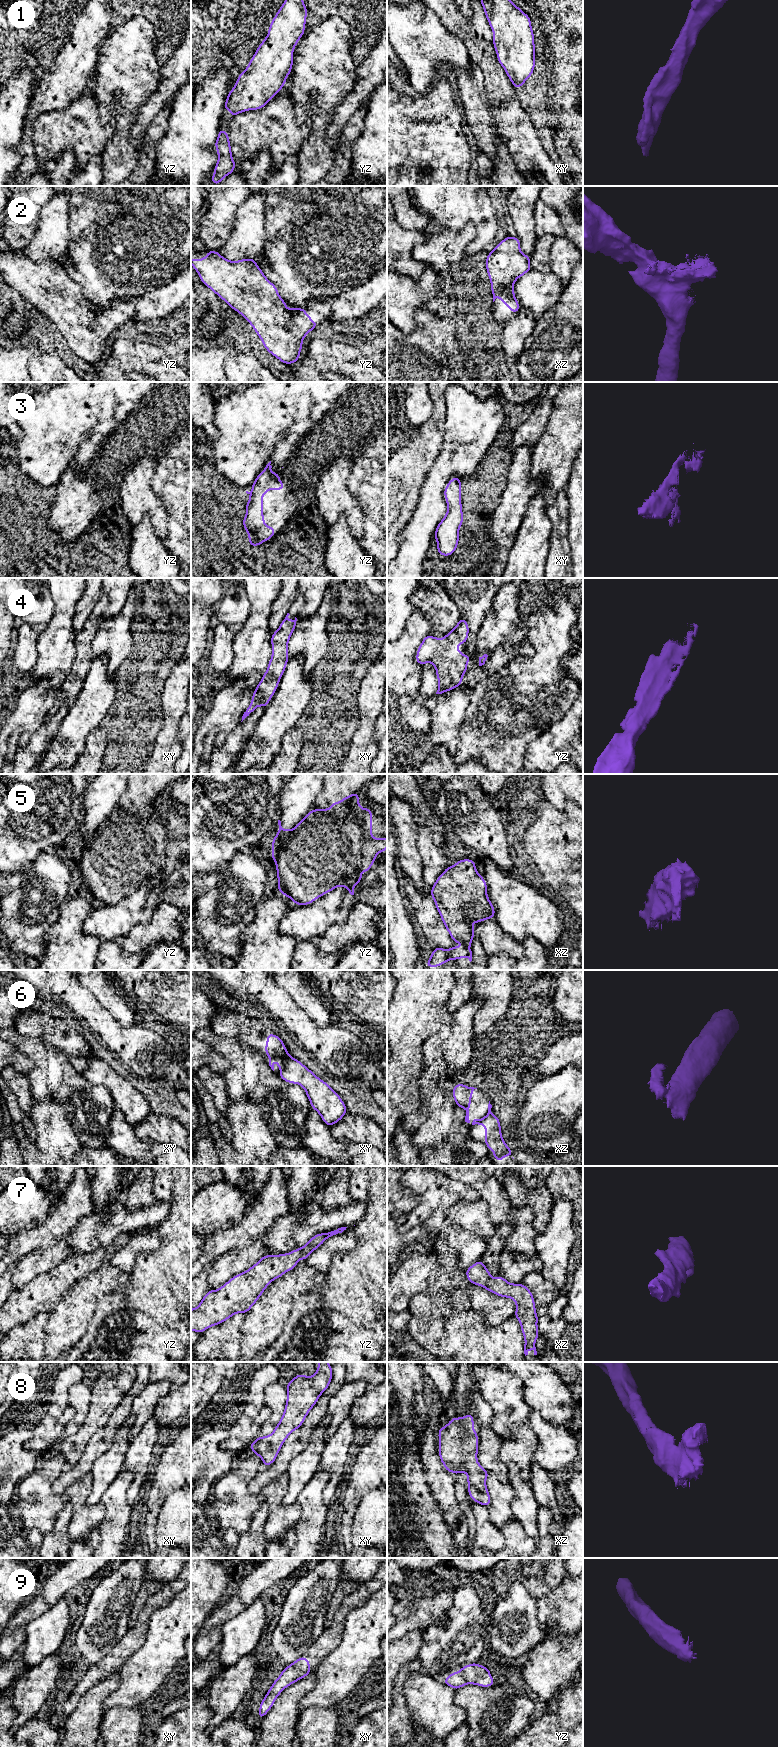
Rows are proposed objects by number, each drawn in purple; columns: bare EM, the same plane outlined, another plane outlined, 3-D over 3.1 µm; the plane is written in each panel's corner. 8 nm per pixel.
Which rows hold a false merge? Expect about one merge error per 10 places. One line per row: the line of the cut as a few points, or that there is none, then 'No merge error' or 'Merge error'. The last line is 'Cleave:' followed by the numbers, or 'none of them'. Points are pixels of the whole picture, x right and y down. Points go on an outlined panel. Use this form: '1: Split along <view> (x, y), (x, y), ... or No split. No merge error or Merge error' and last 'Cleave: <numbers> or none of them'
1: No split. No merge error
2: No split. No merge error
3: No split. No merge error
4: No split. No merge error
5: No split. No merge error
6: Split along xy (289, 1056), (284, 1060), (284, 1065), (281, 1068). Merge error
7: No split. No merge error
8: No split. No merge error
9: No split. No merge error
Cleave: 6

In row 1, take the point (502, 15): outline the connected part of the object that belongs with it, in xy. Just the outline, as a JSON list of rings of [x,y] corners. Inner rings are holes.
[[[480,0],[493,31],[497,60],[515,89],[535,68],[535,42],[530,17],[512,0]]]

